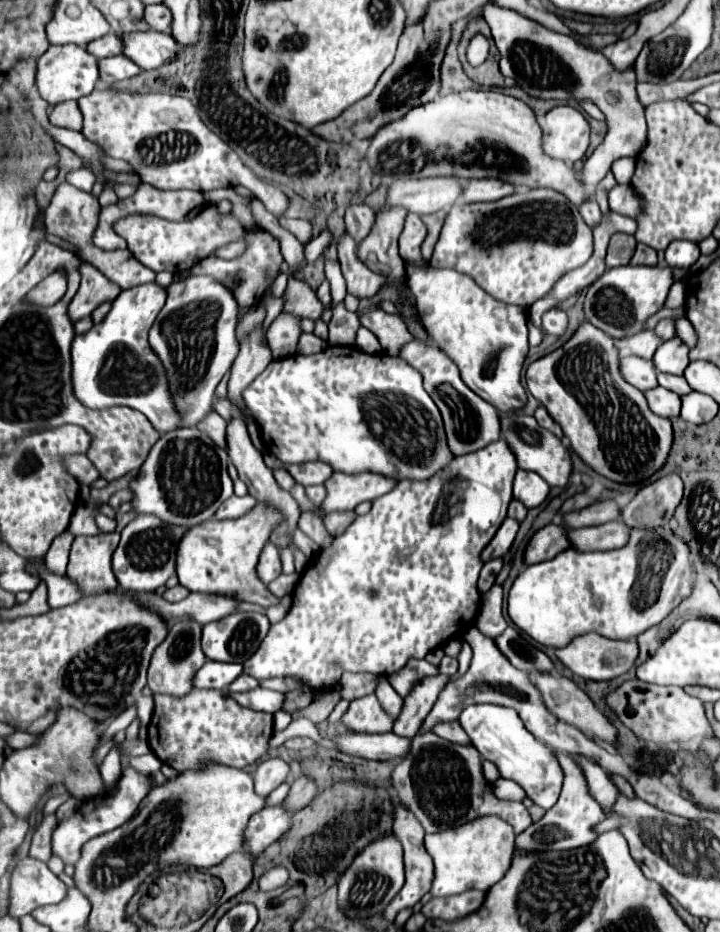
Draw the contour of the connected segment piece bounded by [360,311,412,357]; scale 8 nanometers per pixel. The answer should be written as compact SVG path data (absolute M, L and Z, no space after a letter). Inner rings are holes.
M370 311L360 315L360 323L378 337L382 349L388 355L396 357L398 347L402 347L402 343L412 341L406 327L402 327L402 319L398 319L398 315L388 315L384 311Z

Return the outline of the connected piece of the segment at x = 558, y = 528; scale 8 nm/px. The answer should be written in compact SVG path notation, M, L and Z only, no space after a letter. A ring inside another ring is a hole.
M546 525L540 531L536 531L528 543L526 551L526 563L538 563L556 557L560 551L566 551L570 547L568 529L564 525Z

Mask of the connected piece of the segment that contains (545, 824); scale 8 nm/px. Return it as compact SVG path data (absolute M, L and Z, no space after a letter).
M562 753L558 755L558 759L560 759L562 769L564 769L564 789L560 793L560 799L552 809L546 811L546 815L538 823L532 823L526 831L522 831L516 837L516 849L520 853L568 851L568 849L588 845L590 841L596 839L594 827L604 819L604 813L602 813L600 805L586 791L582 771L578 771L578 767L574 767L574 759L570 759L568 755L562 755Z

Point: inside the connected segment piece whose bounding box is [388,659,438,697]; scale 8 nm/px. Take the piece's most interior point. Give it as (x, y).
(415, 671)

